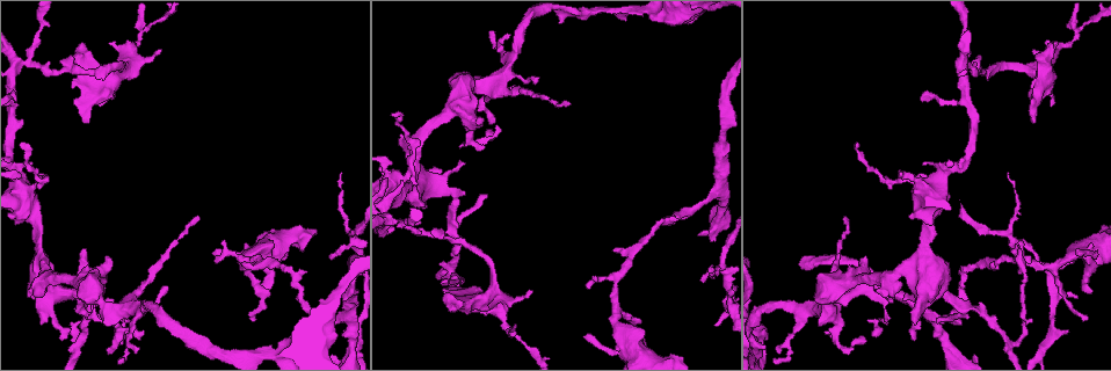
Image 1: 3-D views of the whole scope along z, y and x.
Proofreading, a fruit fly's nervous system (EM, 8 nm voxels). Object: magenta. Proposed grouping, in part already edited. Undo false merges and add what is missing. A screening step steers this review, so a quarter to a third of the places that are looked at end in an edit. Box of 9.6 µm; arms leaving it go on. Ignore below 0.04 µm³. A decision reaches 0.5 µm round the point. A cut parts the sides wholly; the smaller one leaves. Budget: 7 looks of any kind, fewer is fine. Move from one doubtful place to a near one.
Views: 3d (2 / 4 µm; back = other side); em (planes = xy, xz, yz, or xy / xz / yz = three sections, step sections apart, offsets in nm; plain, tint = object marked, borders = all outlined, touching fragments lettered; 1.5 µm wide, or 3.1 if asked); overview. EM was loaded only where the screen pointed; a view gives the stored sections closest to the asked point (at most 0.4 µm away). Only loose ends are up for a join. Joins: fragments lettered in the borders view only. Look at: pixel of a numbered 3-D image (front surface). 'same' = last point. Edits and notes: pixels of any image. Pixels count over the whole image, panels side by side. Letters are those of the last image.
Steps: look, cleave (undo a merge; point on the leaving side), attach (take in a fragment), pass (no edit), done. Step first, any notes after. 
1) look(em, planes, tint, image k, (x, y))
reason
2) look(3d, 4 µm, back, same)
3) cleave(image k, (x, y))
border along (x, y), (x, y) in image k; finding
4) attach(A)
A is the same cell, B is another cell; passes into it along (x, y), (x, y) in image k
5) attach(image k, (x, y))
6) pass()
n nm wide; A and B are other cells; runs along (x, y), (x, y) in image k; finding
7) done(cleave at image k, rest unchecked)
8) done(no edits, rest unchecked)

look(3d, 4 µm, image 1, (214, 253))
branch stops here

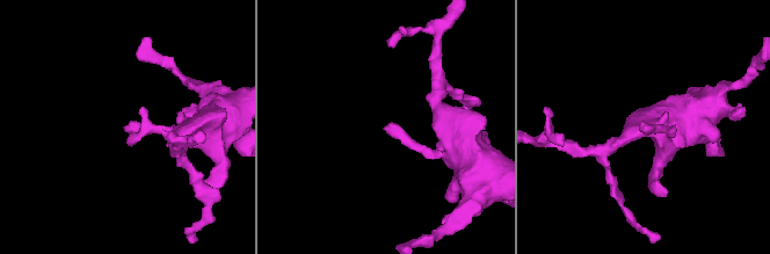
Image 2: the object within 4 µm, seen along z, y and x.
look(em, xy, step 4, borders, image 2, (125, 126))

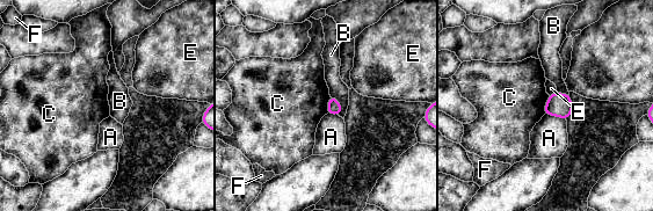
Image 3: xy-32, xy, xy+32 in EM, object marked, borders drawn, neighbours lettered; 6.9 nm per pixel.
pass()
100 nm wide; B touches over 170 nm; A, B, C, E and F are other cells; none of them fits

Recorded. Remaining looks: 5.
look(em, planes, borders, image 1, (1051, 42))
thick end

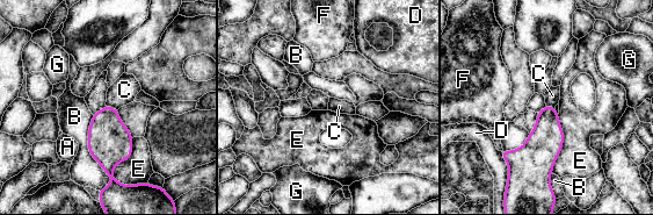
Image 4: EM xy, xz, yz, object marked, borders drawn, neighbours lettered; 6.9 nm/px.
pass()
A, B, C, D, E, F and G are other cells; border along (106, 105), (117, 109) in image 4; no lettered fragment goes on from it

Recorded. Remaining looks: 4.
look(3d, 4 µm, image 1, (329, 258))
thin end

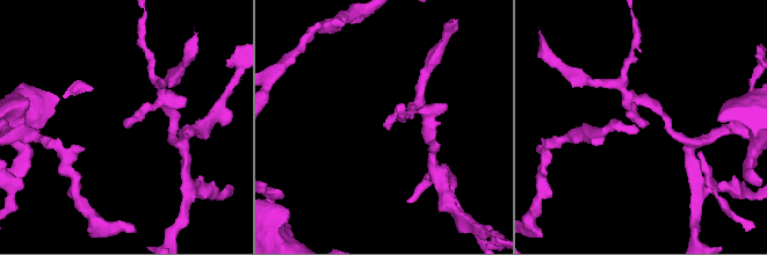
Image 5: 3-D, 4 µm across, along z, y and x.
look(em, planes, tint, image 5, (645, 123))

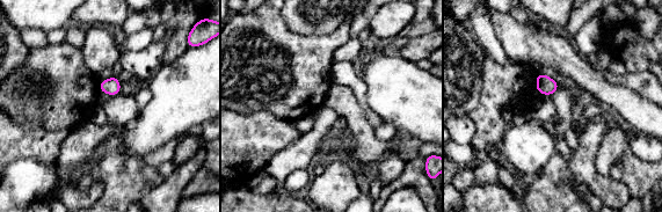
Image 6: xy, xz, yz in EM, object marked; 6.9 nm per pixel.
look(em, planes, borders, same)
see the neighbours

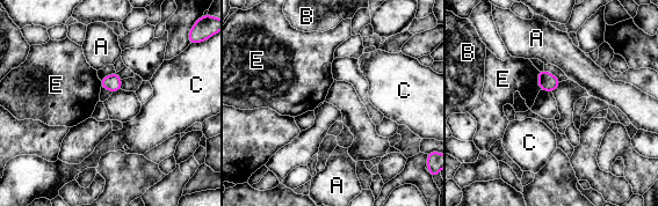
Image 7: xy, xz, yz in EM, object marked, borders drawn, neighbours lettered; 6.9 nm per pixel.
pass()
A, B, C and E are other cells; border along (537, 71), (537, 86), (541, 89) in image 7; none of them fits

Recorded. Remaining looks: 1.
done(no edits, rest unchecked)

